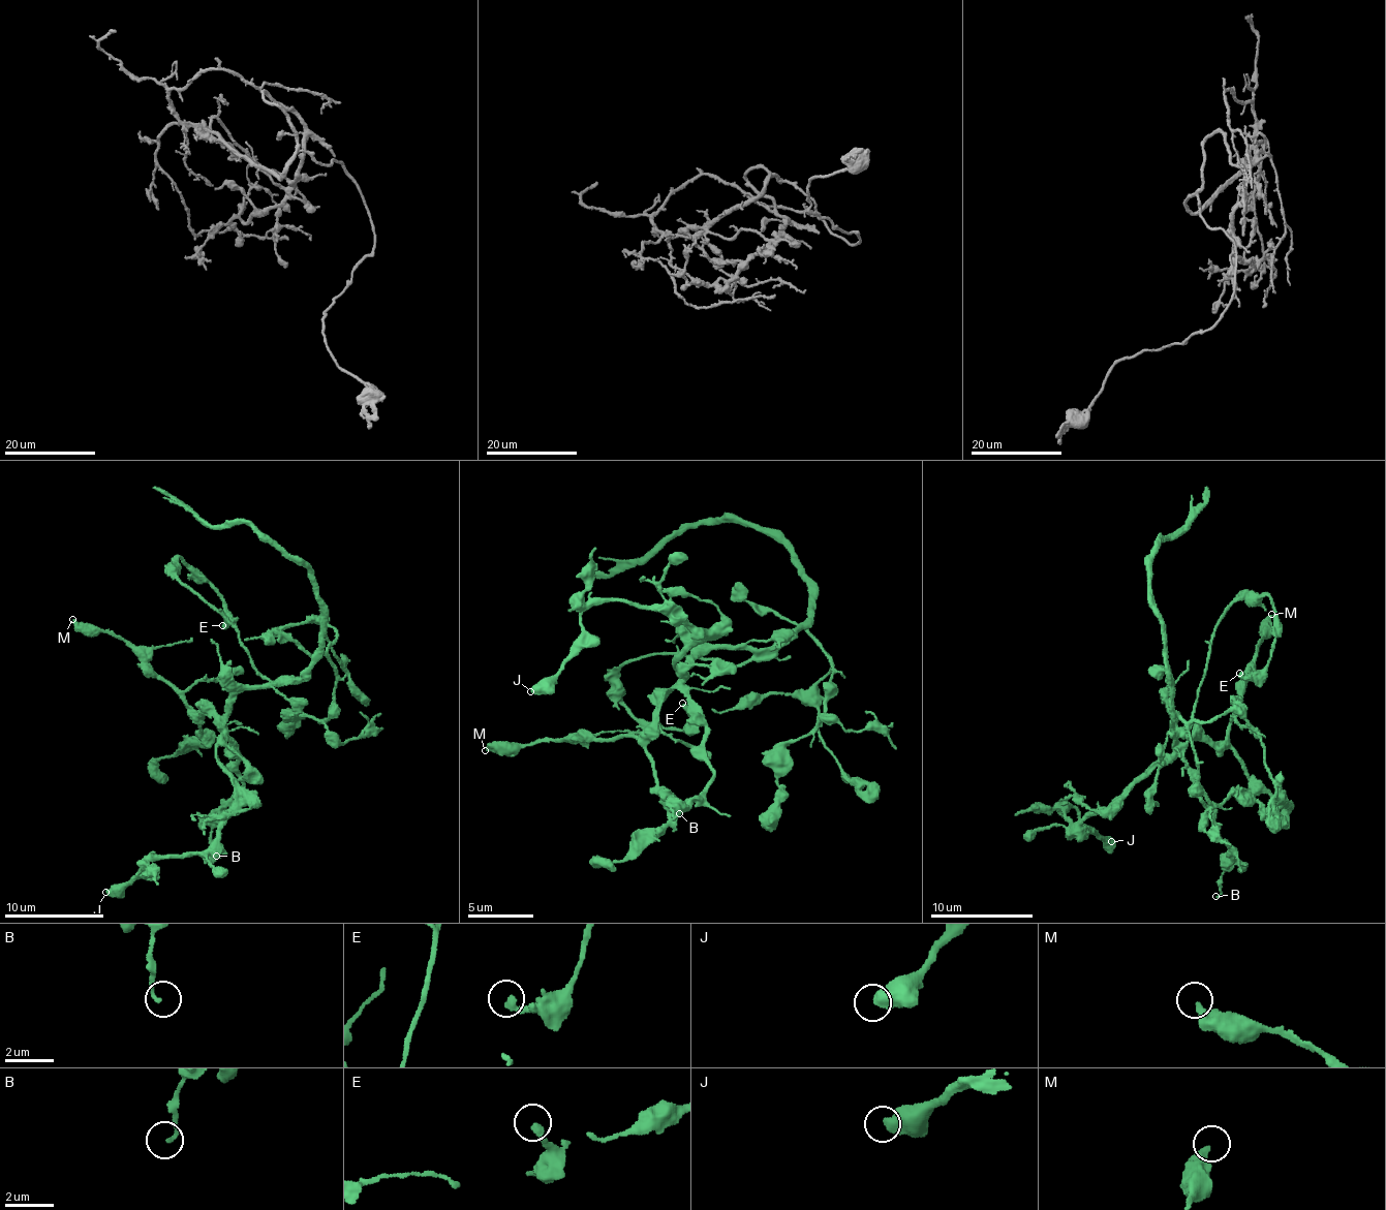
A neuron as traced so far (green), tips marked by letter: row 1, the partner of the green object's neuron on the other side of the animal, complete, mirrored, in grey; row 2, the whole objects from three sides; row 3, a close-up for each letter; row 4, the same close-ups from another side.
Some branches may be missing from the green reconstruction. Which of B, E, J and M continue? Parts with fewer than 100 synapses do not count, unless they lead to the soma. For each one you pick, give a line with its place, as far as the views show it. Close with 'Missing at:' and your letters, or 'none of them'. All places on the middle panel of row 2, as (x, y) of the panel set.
Missing at: none of them

